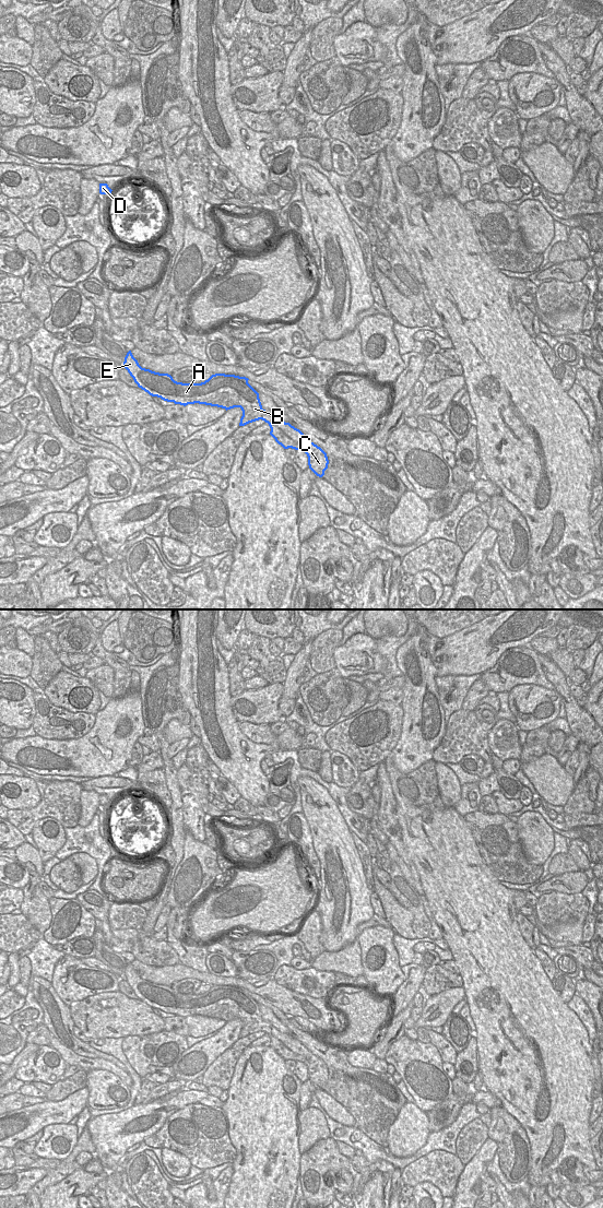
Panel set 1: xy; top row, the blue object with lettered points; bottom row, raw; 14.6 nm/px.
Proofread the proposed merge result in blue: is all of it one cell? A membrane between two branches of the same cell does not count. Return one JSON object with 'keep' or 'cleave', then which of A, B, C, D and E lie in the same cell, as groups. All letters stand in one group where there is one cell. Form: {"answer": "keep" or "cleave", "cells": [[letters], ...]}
{"answer": "keep", "cells": [["A", "B", "C", "D", "E"]]}

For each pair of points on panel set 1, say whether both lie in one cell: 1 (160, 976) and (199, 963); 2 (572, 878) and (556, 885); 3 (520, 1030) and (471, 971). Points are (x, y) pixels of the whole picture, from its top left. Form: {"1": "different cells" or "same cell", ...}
{"1": "different cells", "2": "same cell", "3": "same cell"}

